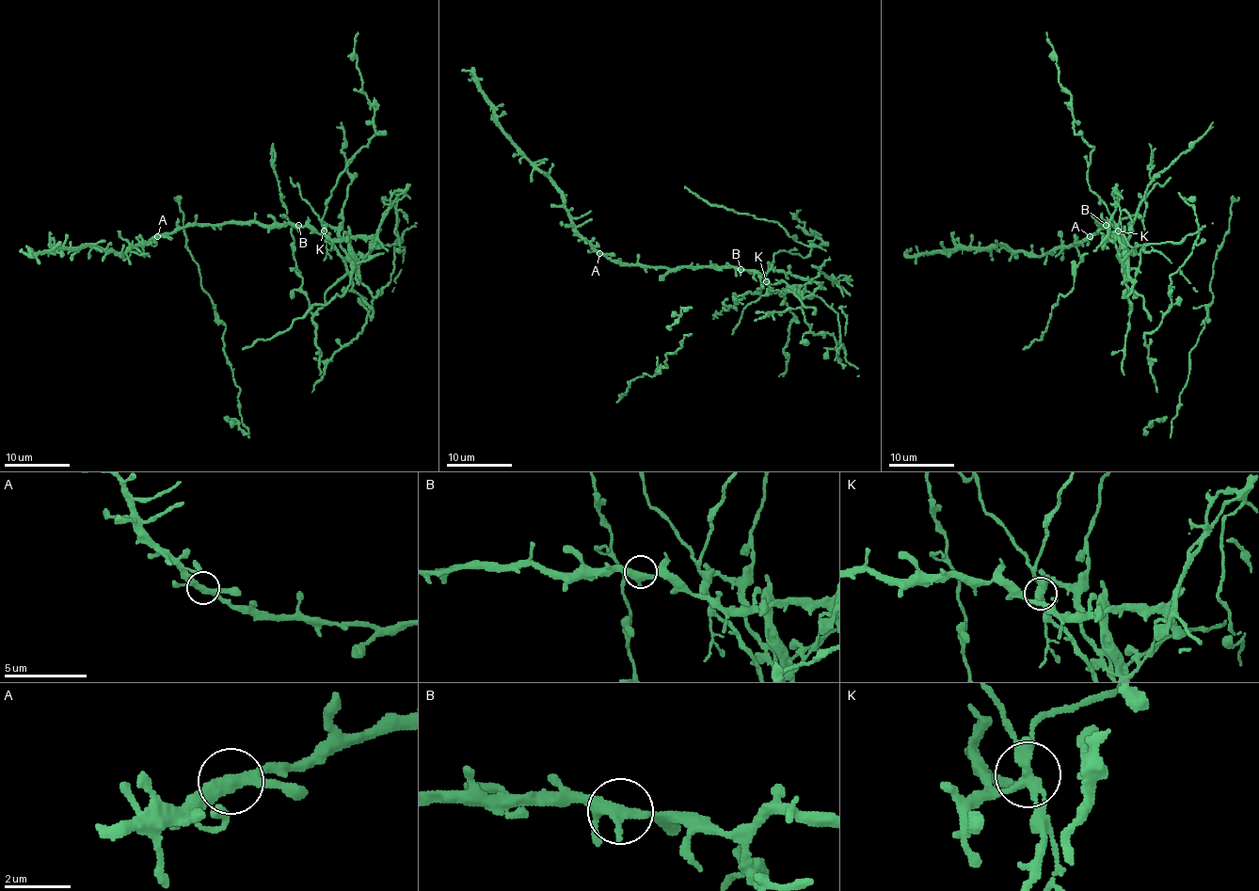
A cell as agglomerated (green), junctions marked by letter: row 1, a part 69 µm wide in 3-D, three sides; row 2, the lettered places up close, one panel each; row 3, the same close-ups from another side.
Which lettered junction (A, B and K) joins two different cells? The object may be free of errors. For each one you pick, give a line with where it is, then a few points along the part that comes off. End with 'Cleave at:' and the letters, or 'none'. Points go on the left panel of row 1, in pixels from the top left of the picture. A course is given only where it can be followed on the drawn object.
K: (324, 230)
Cleave at: K

